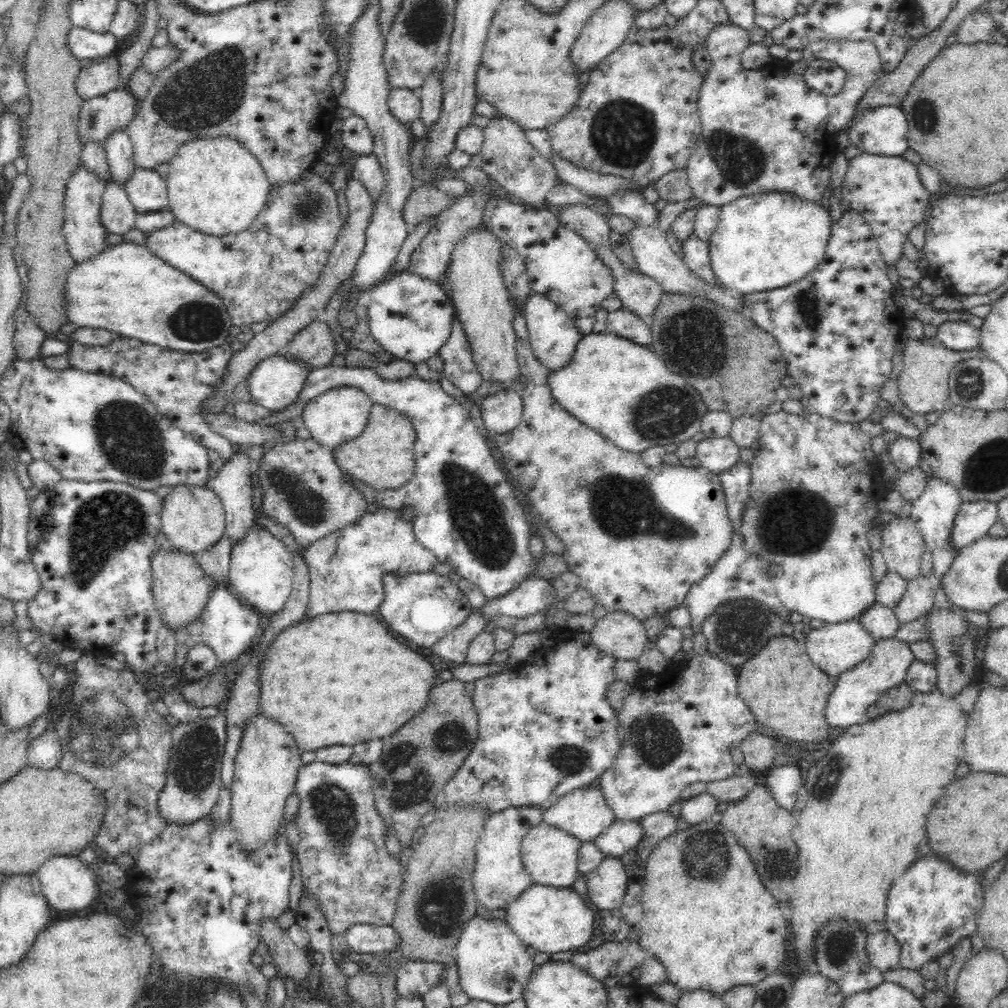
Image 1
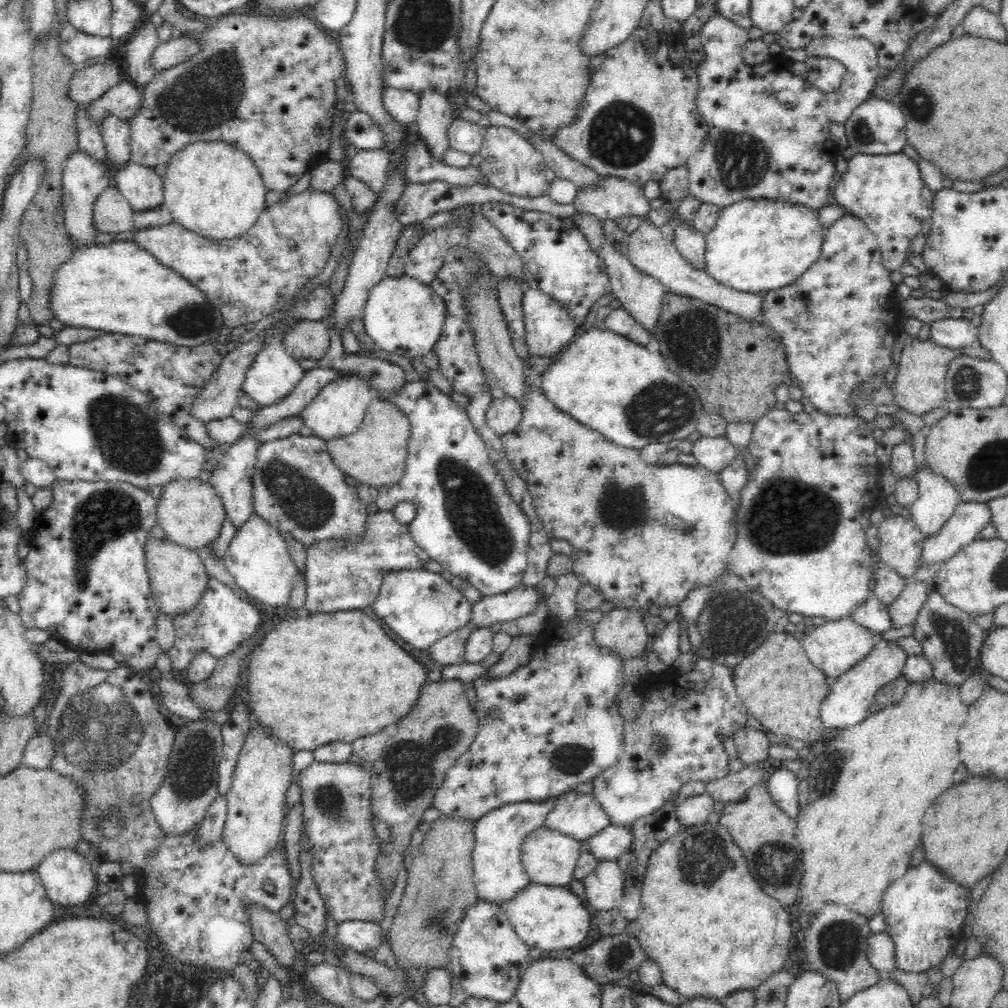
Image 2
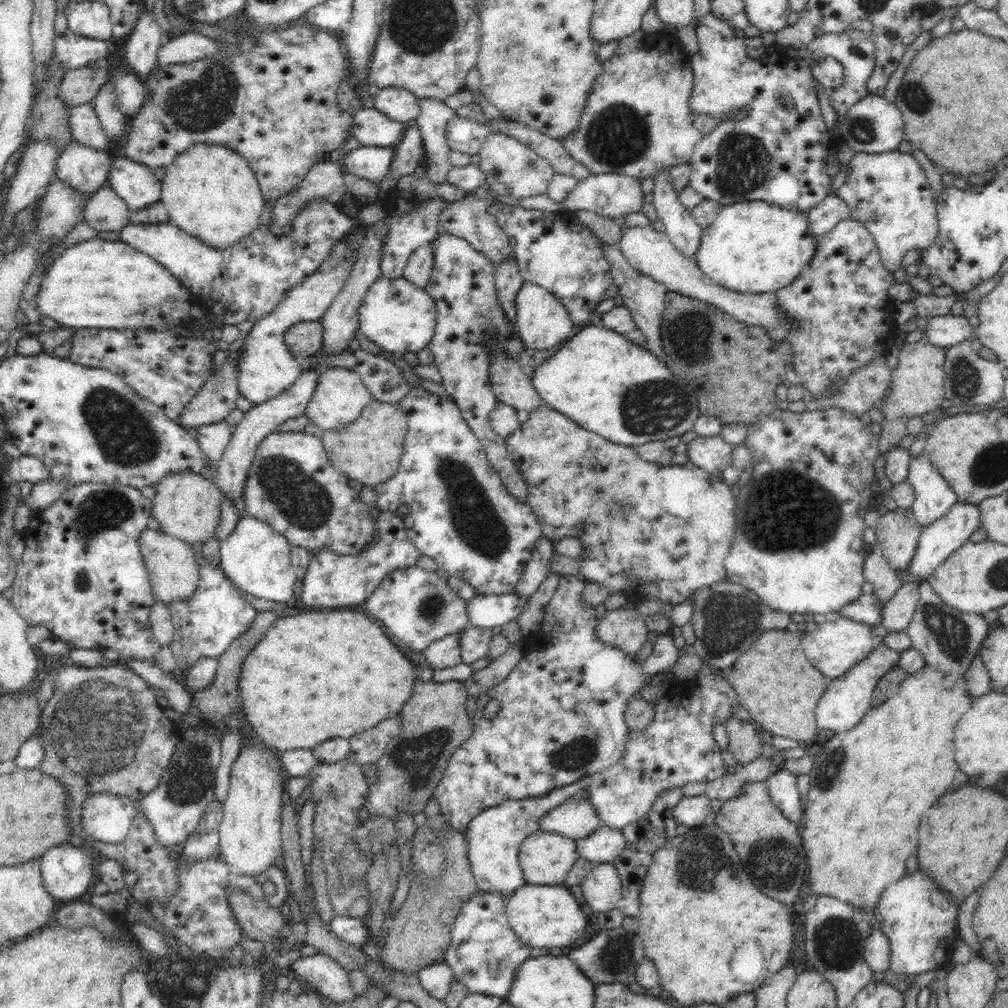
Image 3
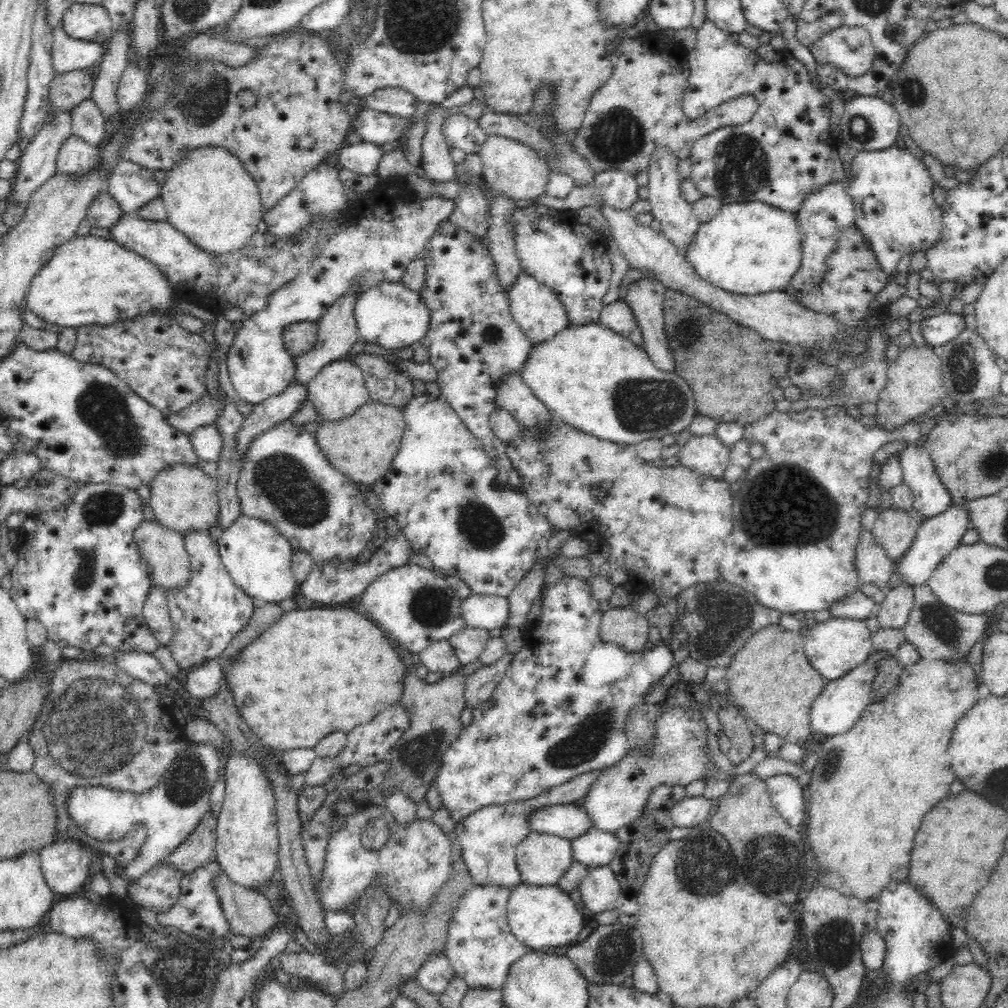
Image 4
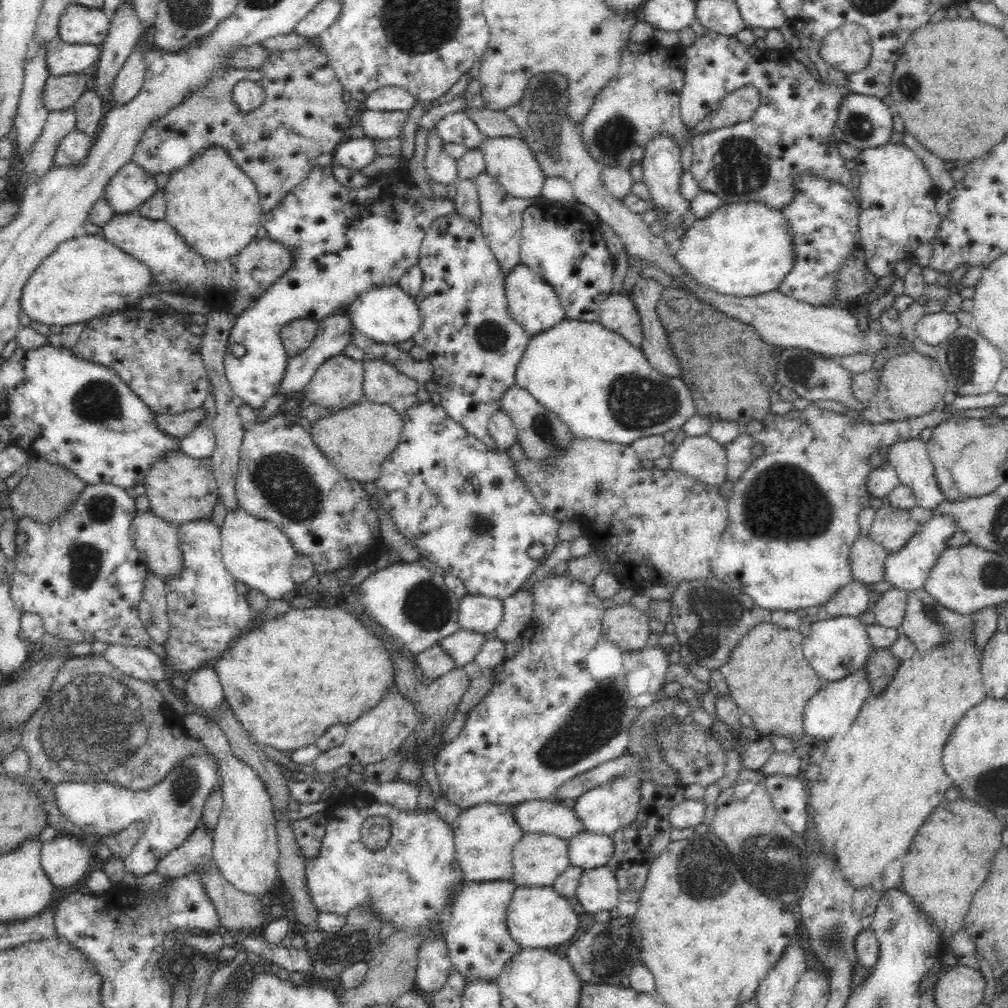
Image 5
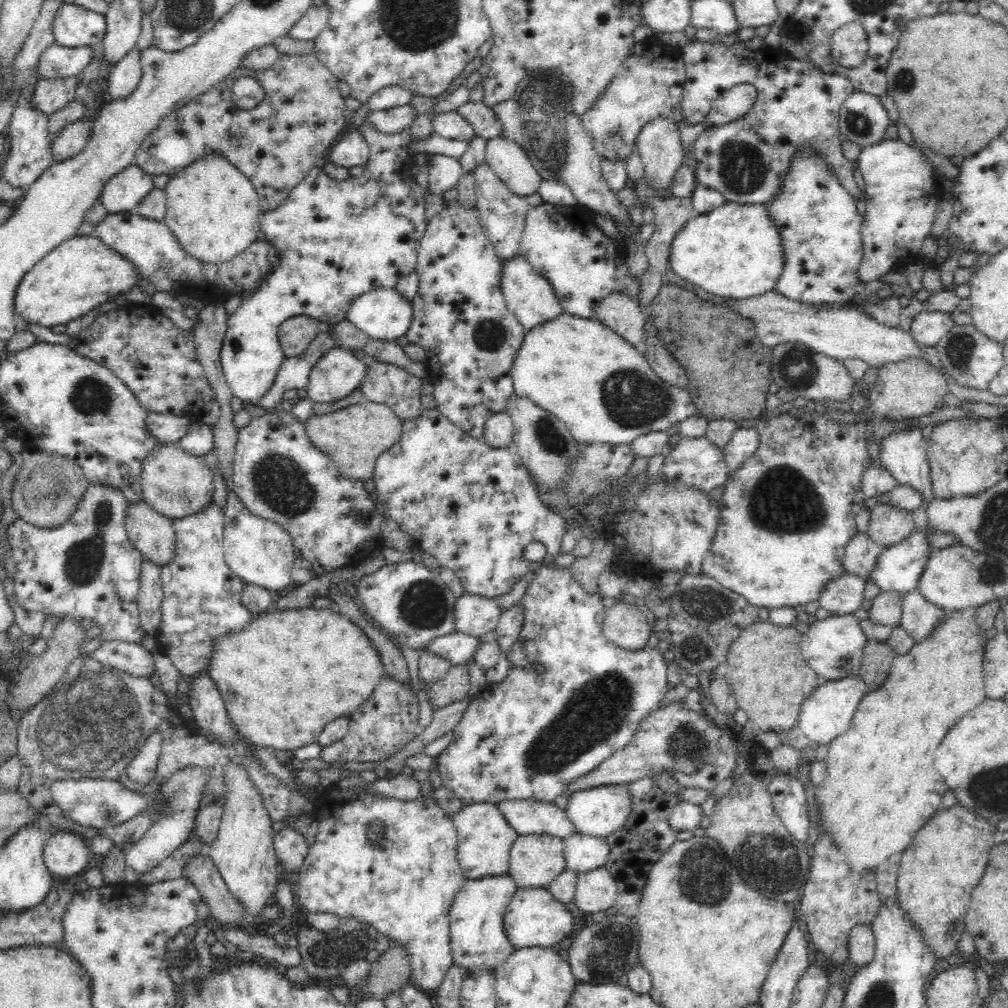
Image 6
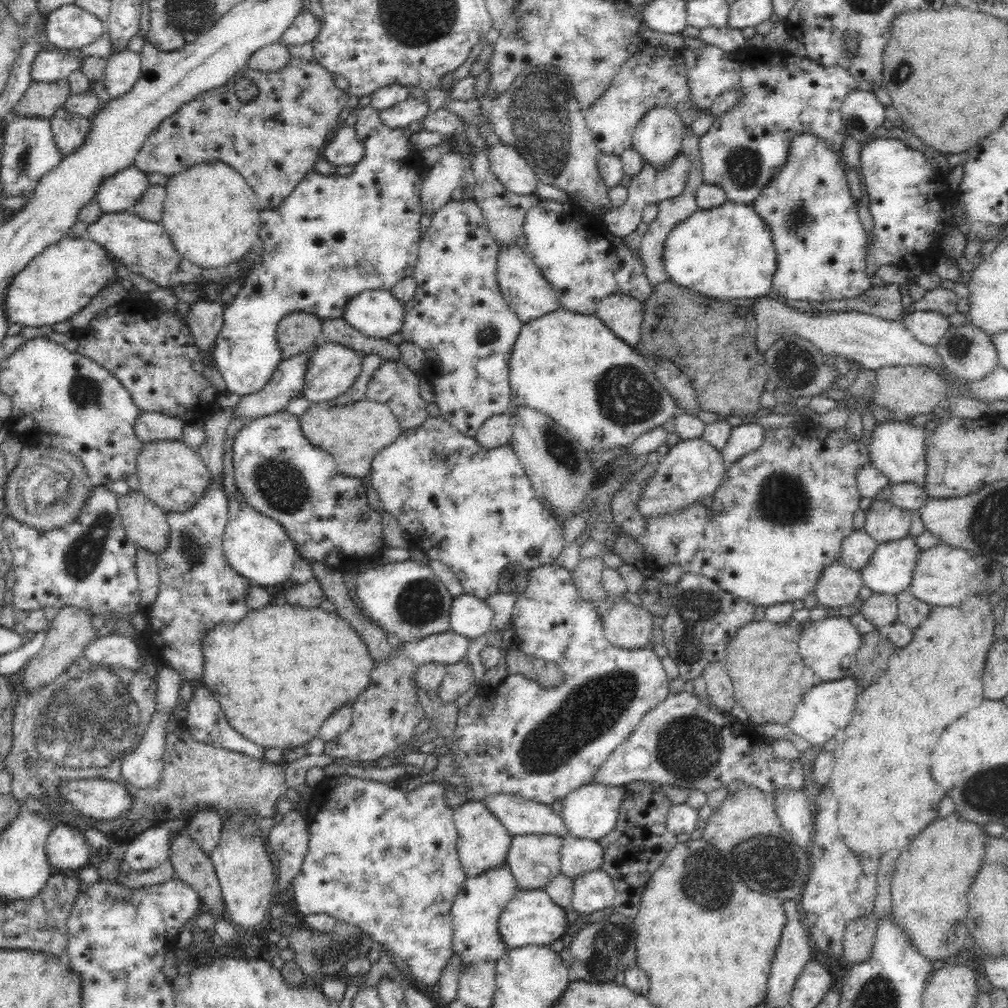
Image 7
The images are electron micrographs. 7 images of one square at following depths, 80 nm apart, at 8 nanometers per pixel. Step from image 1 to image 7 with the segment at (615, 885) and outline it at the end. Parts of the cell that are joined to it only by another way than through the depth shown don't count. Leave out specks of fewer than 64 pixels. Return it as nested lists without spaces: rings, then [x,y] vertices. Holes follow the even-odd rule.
[[[593,870],[574,877],[571,906],[588,917],[597,910],[610,907],[615,892],[612,879],[606,871]]]

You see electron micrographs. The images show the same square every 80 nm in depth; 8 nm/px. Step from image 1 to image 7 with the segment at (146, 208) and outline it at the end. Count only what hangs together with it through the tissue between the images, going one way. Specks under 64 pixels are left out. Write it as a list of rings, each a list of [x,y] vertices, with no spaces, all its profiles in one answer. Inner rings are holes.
[[[134,164],[104,178],[94,199],[104,213],[129,212],[148,185],[146,173]]]

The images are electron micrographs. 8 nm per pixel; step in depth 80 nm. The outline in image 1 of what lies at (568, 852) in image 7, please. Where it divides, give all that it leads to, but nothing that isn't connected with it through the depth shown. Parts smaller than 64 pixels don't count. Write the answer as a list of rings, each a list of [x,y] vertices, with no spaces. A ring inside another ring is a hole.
[[[614,821],[592,843],[604,857],[620,857],[632,850],[642,838],[642,829],[638,821]]]

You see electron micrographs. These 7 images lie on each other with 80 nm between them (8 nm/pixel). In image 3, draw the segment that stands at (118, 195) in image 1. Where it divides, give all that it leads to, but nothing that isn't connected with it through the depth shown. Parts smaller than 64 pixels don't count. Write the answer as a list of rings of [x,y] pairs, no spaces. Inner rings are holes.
[[[104,182],[83,208],[83,220],[98,232],[118,232],[129,222],[130,210],[126,203]]]

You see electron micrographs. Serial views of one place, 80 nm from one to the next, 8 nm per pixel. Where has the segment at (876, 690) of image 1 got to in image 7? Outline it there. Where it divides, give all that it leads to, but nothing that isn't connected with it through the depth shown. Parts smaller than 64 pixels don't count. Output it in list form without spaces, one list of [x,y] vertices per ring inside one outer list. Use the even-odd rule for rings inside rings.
[[[854,676],[821,682],[816,686],[812,686],[804,694],[802,702],[798,702],[798,706],[796,706],[794,714],[790,716],[790,720],[784,722],[784,724],[792,733],[810,742],[810,744],[818,745],[821,748],[829,746],[831,738],[838,731],[845,729],[846,724],[850,722],[860,689]]]

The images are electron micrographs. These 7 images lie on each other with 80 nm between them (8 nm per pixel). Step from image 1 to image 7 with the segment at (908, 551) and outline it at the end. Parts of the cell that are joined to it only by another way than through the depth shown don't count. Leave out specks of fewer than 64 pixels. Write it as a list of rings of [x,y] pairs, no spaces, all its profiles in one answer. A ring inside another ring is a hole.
[[[874,499],[865,513],[866,524],[863,529],[876,543],[901,540],[908,536],[912,512],[897,508],[889,500]]]

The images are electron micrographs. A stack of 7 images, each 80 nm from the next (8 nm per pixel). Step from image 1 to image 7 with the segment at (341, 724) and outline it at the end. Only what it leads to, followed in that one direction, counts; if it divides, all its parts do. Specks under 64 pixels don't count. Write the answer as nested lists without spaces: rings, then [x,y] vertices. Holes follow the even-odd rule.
[[[265,604],[260,609],[249,608],[246,617],[236,623],[219,623],[210,630],[204,632],[202,638],[202,676],[201,681],[218,701],[226,720],[230,726],[240,733],[244,738],[251,740],[254,744],[266,748],[282,748],[288,750],[294,746],[305,744],[317,736],[322,722],[346,700],[355,700],[356,696],[370,684],[370,670],[375,662],[368,653],[368,647],[364,645],[362,637],[352,629],[352,626],[345,622],[337,613],[326,612],[322,607],[302,607],[294,604]]]

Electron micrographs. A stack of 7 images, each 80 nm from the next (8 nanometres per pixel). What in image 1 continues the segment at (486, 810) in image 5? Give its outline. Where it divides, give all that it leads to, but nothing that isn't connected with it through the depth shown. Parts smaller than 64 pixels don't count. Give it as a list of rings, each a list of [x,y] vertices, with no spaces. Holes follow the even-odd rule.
[[[509,806],[486,818],[482,834],[475,846],[473,887],[479,904],[488,911],[505,909],[524,890],[535,882],[526,872],[521,859],[521,842],[526,833],[543,821],[544,808],[537,806]]]

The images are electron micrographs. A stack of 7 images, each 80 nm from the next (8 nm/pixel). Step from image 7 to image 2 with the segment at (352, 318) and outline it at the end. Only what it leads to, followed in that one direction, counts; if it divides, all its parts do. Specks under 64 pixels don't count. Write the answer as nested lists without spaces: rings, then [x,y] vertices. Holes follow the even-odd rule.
[[[405,275],[387,277],[369,290],[365,301],[361,319],[366,334],[375,342],[377,349],[411,359],[432,351],[442,332],[444,300],[434,294],[429,284],[421,284]]]

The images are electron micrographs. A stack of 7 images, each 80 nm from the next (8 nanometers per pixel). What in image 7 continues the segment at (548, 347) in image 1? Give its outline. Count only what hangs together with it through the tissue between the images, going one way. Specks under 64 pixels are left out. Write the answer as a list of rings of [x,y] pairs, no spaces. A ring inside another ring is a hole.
[[[508,242],[506,246],[498,248],[498,258],[496,260],[496,279],[509,307],[520,317],[522,322],[528,322],[542,314],[548,314],[559,307],[559,300],[534,264],[534,261],[522,250],[517,242]]]

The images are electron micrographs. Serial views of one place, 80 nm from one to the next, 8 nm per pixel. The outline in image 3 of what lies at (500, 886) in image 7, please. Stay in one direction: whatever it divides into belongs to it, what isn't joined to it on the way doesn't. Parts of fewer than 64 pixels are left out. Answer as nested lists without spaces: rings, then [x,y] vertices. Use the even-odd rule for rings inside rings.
[[[476,890],[474,894],[462,903],[458,916],[454,918],[450,930],[450,946],[447,946],[445,962],[453,971],[455,980],[468,988],[469,992],[494,995],[506,1000],[510,990],[515,971],[530,956],[530,947],[518,939],[518,935],[510,928],[505,911],[506,896],[498,892],[484,892]]]

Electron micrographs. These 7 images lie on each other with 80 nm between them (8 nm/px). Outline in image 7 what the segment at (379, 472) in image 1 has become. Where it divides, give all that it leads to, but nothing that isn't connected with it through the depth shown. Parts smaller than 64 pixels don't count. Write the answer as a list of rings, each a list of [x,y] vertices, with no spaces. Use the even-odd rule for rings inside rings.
[[[367,397],[346,404],[310,403],[306,411],[297,417],[304,436],[334,457],[340,474],[360,479],[370,472],[376,453],[392,444],[403,431],[388,405]]]

